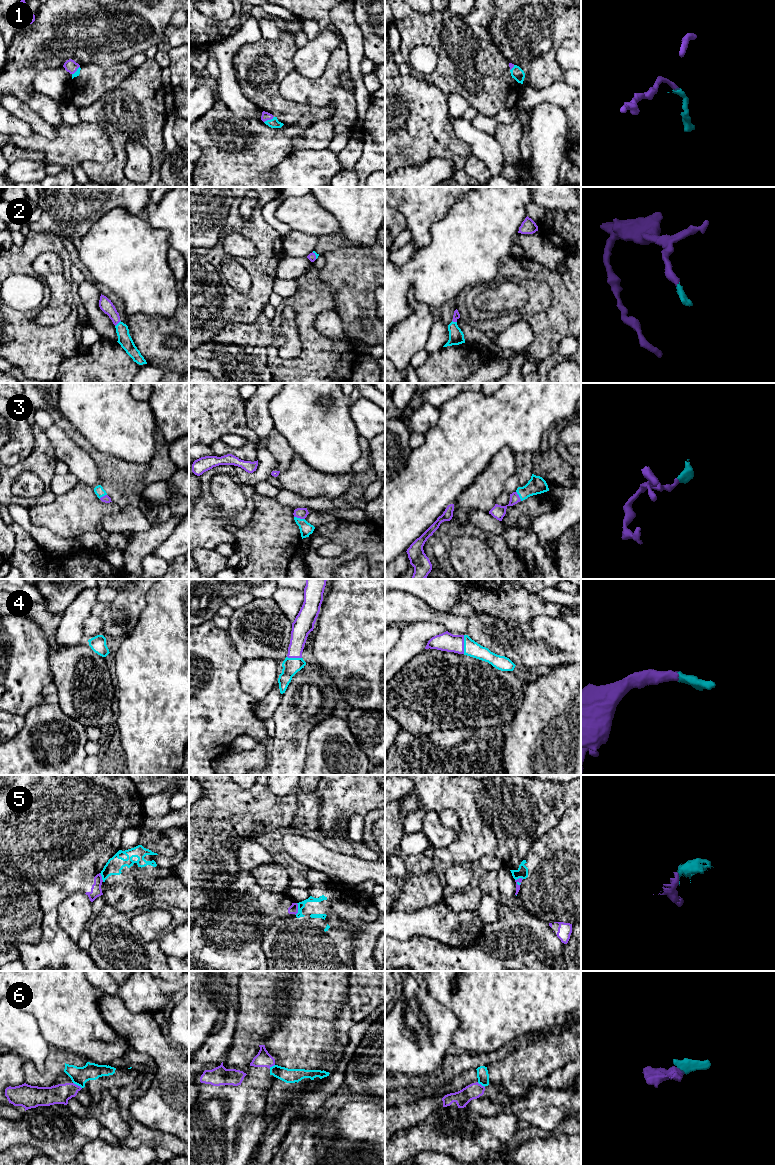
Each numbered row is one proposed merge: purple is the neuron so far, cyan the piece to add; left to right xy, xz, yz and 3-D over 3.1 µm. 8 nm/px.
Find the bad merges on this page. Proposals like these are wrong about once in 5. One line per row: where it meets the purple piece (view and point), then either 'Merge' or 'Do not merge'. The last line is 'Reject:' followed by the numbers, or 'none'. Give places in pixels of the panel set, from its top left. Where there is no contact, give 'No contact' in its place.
1: Touches purple at xz (268, 119). Merge
2: Touches purple at xy (118, 322). Merge
3: Touches purple at xz (299, 517). Merge
4: Touches purple at yz (463, 644). Merge
5: Touches purple at yz (516, 880). Do not merge
6: Touches purple at xy (77, 1085). Do not merge
Reject: 5, 6

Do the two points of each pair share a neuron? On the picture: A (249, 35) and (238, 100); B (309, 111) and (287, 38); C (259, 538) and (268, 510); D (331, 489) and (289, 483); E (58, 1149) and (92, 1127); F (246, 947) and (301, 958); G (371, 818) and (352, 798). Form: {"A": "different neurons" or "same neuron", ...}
{"A": "same neuron", "B": "same neuron", "C": "same neuron", "D": "same neuron", "E": "same neuron", "F": "different neurons", "G": "different neurons"}

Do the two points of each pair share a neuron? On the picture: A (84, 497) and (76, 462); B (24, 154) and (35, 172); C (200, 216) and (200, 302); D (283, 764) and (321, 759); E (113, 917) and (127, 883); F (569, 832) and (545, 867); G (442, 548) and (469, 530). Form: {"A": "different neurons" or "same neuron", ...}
{"A": "different neurons", "B": "different neurons", "C": "different neurons", "D": "different neurons", "E": "different neurons", "F": "same neuron", "G": "same neuron"}

